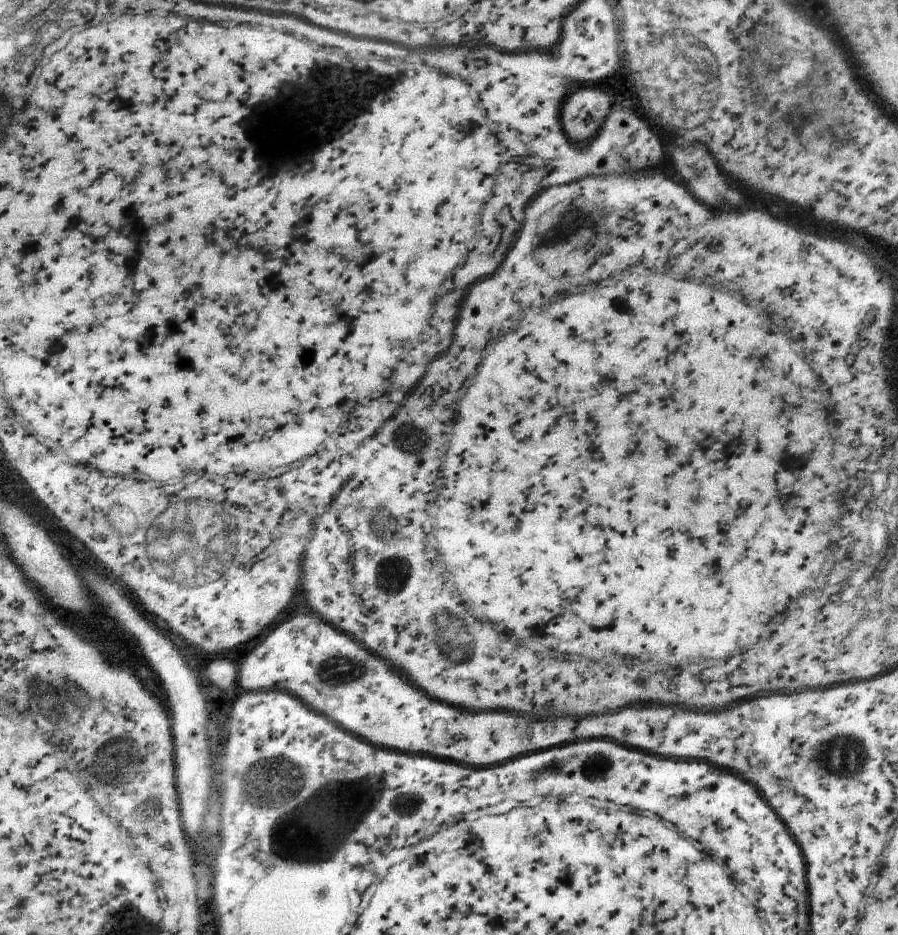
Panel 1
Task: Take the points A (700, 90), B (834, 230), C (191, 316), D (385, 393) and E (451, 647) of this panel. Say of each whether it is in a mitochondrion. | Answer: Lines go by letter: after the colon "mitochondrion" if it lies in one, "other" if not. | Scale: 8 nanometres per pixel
A: mitochondrion
B: other
C: other
D: other
E: mitochondrion

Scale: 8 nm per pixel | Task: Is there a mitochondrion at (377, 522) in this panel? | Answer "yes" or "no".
yes

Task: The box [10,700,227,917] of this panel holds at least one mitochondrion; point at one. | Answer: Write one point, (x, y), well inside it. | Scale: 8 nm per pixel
(145, 807)

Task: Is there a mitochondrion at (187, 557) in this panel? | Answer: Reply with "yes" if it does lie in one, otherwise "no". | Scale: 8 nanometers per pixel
yes

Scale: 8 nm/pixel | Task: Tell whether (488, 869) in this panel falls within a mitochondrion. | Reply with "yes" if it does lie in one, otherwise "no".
no

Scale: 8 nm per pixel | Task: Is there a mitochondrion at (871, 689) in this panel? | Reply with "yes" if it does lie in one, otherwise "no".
no

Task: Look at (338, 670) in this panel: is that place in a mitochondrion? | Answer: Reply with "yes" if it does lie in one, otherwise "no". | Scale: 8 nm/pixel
yes

